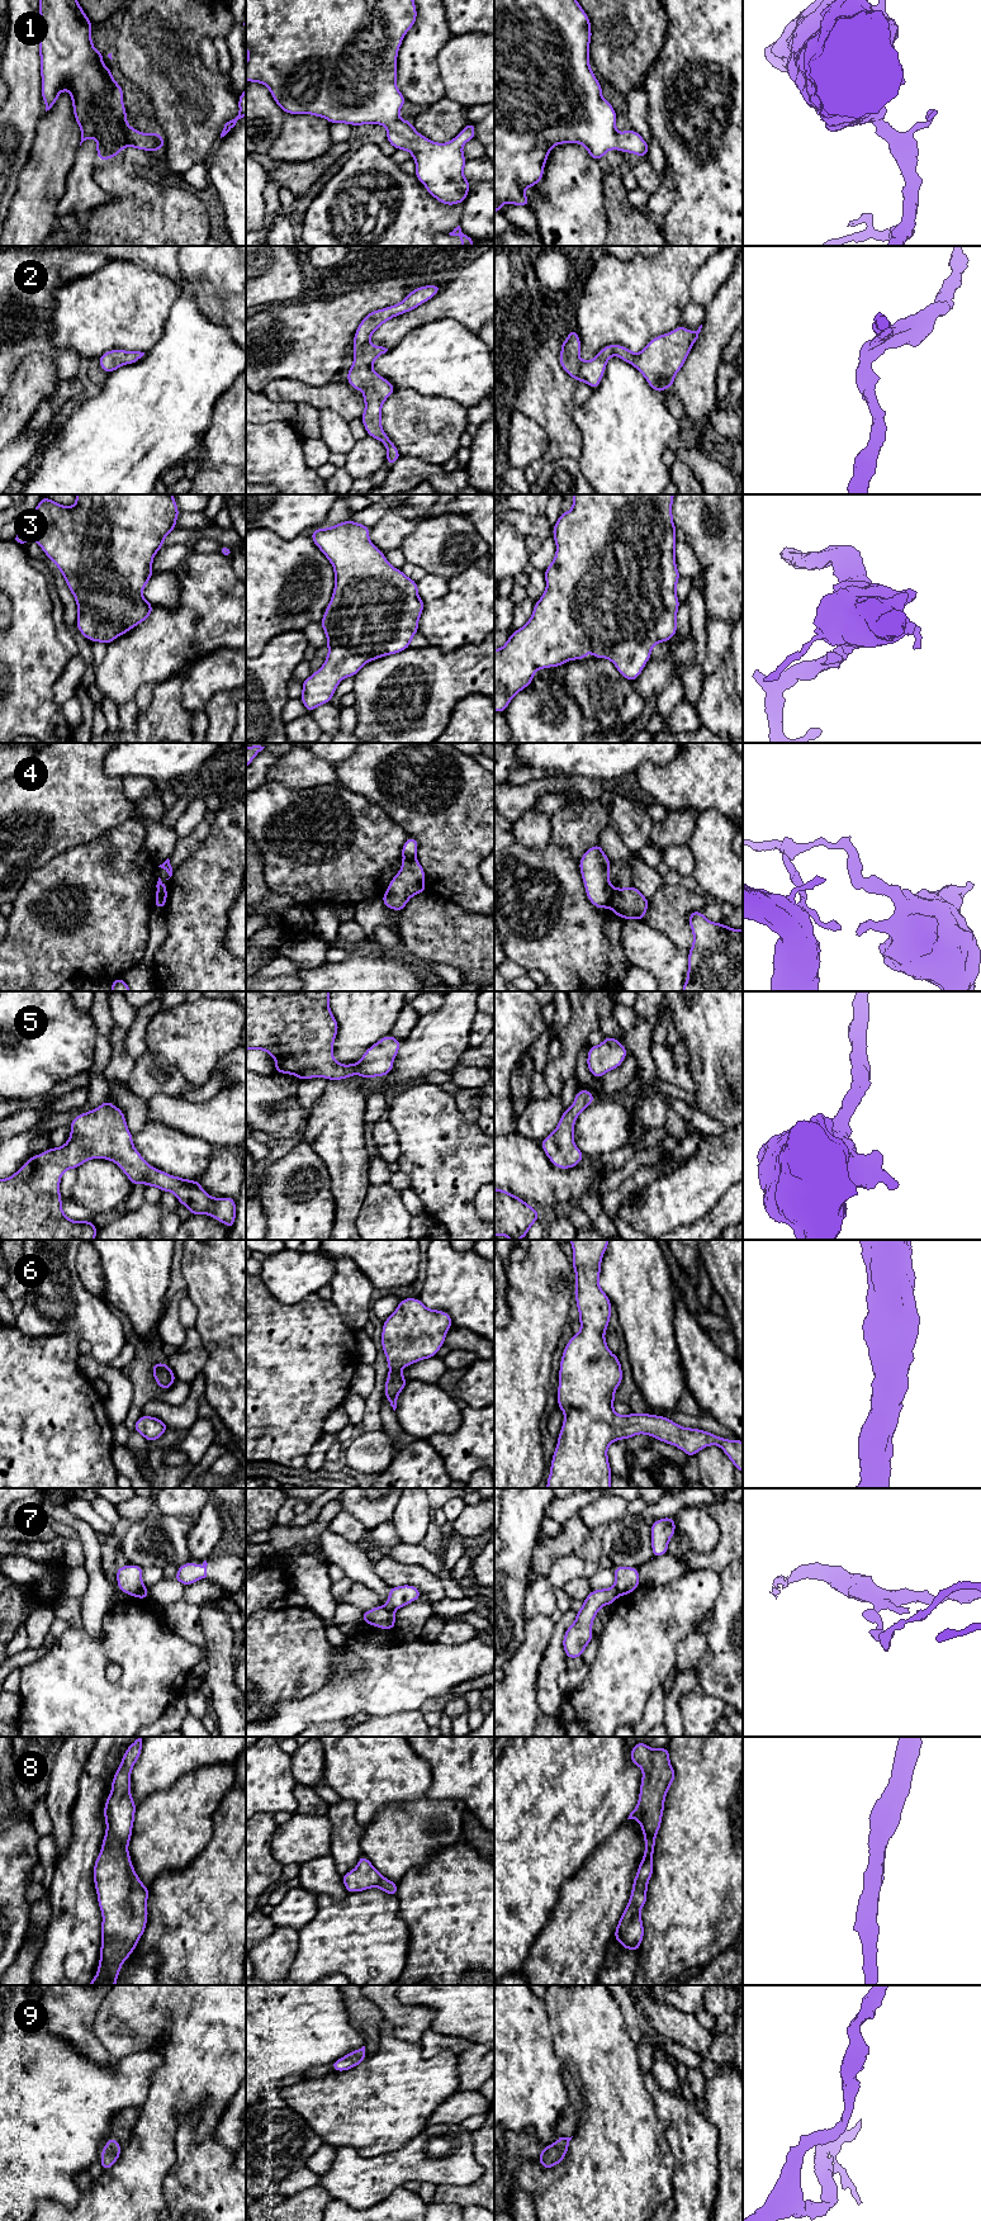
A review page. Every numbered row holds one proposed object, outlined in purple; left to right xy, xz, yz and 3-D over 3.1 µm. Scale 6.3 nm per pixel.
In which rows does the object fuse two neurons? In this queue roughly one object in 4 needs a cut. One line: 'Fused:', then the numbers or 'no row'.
Fused: 4, 7

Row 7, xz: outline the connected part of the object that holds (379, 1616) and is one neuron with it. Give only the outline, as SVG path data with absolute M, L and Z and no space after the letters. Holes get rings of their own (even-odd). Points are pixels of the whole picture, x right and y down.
M380 1605L362 1613L362 1621L380 1629L395 1629L395 1616L393 1610Z

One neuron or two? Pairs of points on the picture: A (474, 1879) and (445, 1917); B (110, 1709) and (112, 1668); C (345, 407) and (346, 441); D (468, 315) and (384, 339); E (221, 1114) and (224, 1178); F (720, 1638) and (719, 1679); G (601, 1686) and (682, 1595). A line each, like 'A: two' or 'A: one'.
A: one
B: two
C: two
D: one
E: two
F: one
G: one

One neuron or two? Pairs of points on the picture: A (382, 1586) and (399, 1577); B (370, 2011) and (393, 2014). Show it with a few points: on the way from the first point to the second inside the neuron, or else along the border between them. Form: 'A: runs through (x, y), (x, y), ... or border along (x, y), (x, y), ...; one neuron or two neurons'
A: border along (371, 1566), (371, 1570), (391, 1586); two neurons
B: border along (365, 1998), (378, 2007), (384, 2020); two neurons

